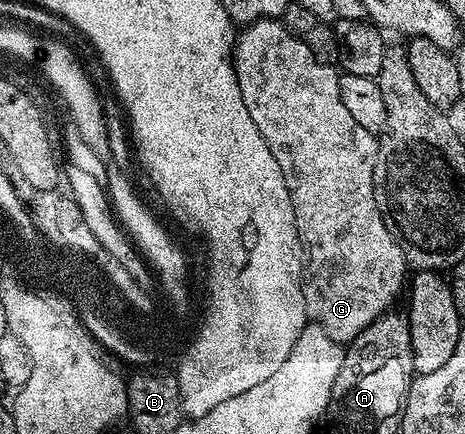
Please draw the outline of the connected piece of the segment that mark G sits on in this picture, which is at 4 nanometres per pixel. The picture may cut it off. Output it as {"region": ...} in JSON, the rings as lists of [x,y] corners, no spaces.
{"region":[[[281,19],[256,20],[253,24],[245,25],[237,33],[233,57],[236,82],[240,86],[240,98],[244,98],[244,106],[248,106],[249,116],[252,117],[252,122],[256,122],[256,130],[260,130],[260,138],[264,138],[268,150],[272,150],[272,158],[276,158],[276,162],[280,165],[280,174],[284,174],[284,182],[288,186],[296,230],[304,249],[302,289],[307,317],[313,323],[315,320],[335,340],[333,341],[335,345],[349,345],[350,341],[356,339],[368,325],[379,320],[381,316],[385,316],[397,305],[394,303],[397,302],[401,292],[403,295],[404,285],[408,280],[408,265],[404,254],[400,250],[397,238],[390,233],[390,228],[384,222],[384,218],[380,218],[380,210],[376,206],[374,197],[374,167],[376,166],[379,137],[375,133],[364,130],[364,126],[359,126],[352,118],[352,114],[348,114],[348,109],[344,107],[344,101],[340,98],[339,73],[333,72],[335,69],[331,65],[318,61],[312,54],[312,50],[308,50],[308,46],[304,46],[301,40],[296,40],[286,29]]]}

